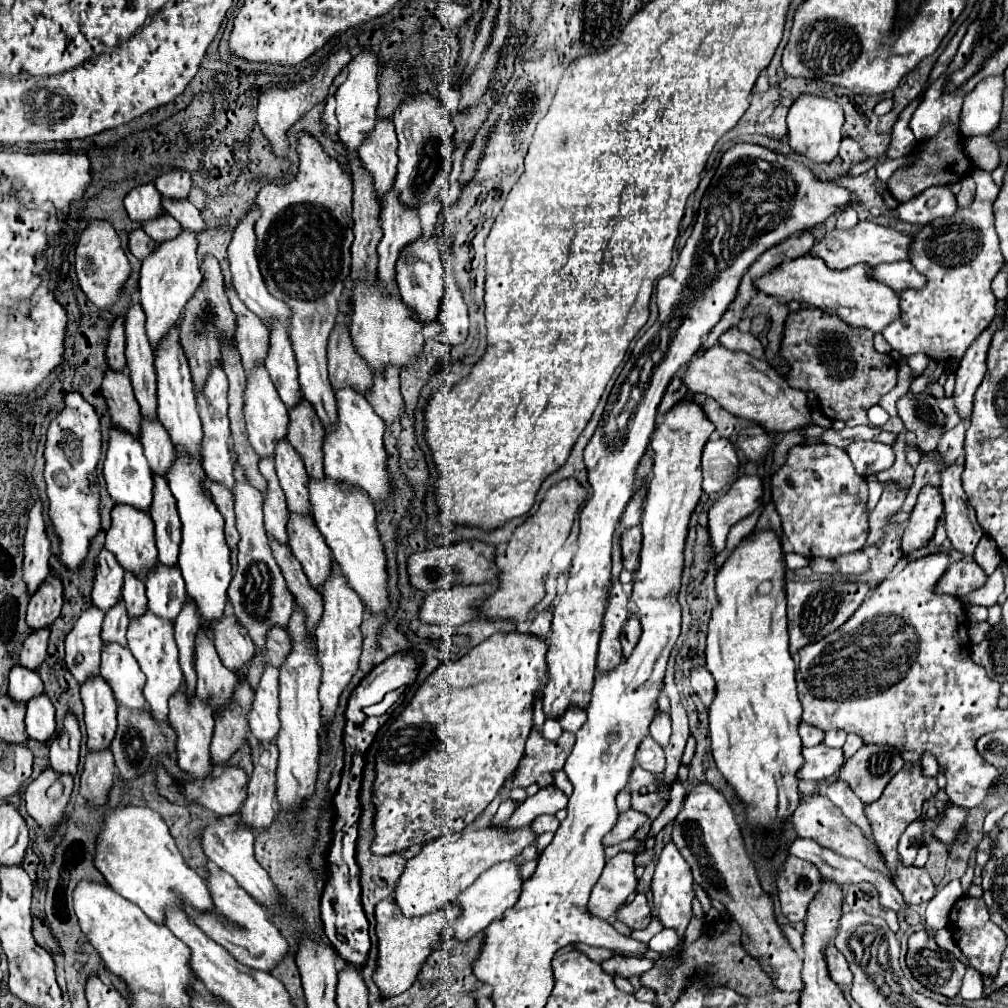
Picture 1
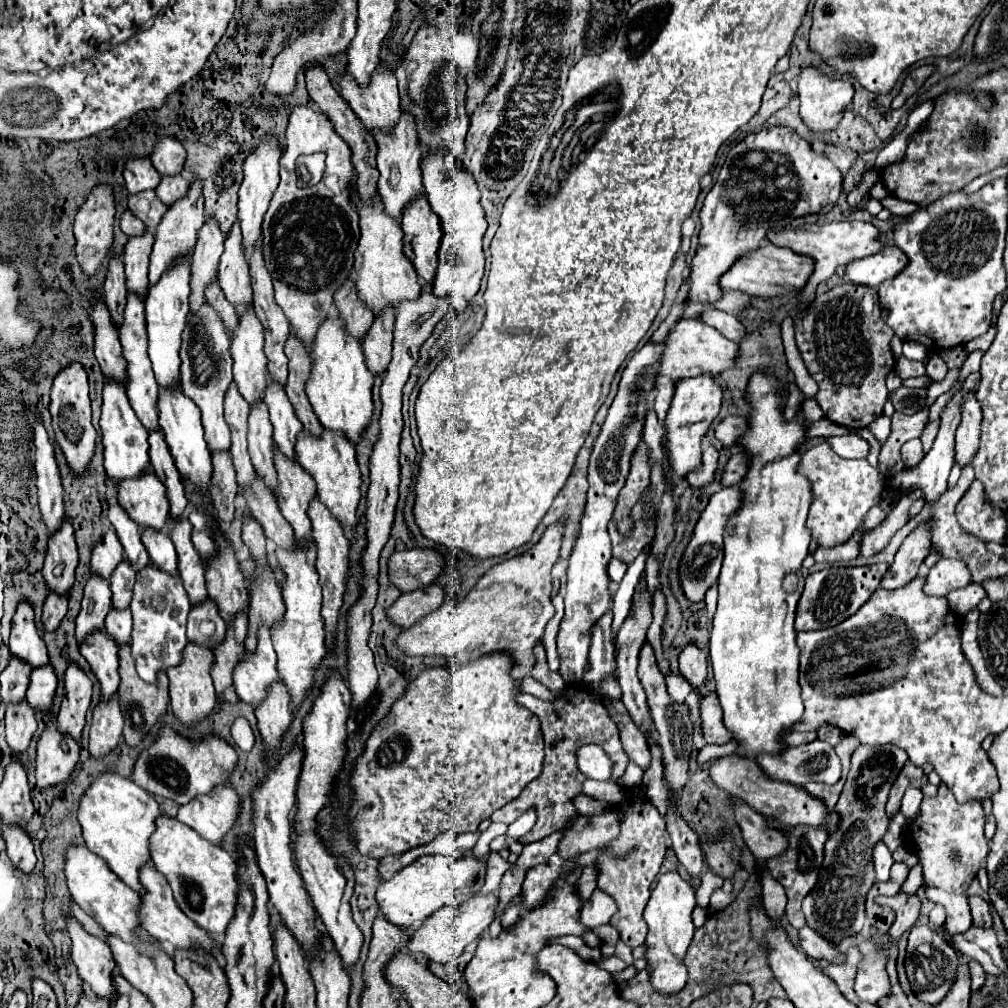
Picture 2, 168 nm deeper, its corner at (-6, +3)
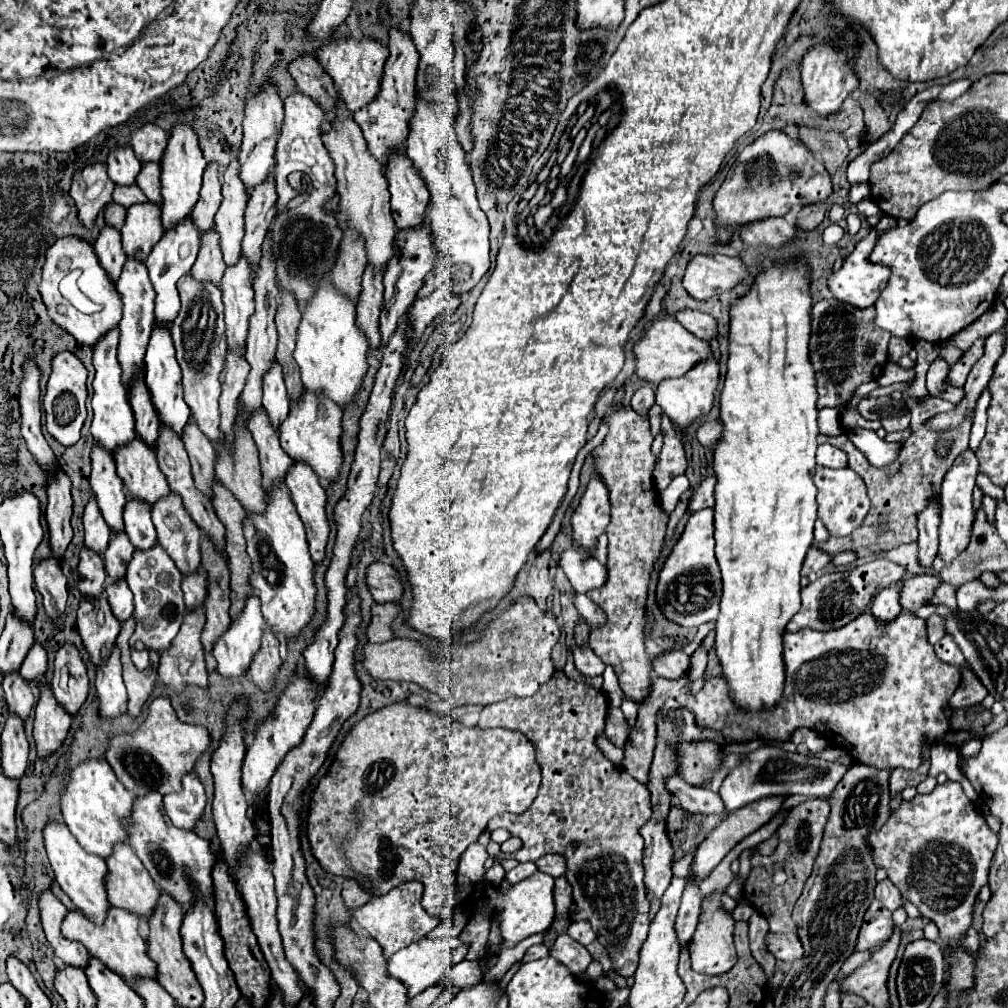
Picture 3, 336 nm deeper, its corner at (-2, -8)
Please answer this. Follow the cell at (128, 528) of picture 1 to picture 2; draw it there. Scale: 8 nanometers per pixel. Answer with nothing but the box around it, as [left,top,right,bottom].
[118,471,168,531]

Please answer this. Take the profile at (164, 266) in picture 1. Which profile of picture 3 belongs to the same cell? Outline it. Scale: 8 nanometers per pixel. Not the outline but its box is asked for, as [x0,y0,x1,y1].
[160,124,206,228]

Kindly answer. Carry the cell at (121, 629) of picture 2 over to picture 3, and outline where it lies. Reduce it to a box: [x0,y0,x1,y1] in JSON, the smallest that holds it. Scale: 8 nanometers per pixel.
[106,580,132,622]

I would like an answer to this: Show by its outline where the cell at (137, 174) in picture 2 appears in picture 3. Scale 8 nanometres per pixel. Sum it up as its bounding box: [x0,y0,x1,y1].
[106,146,142,186]

